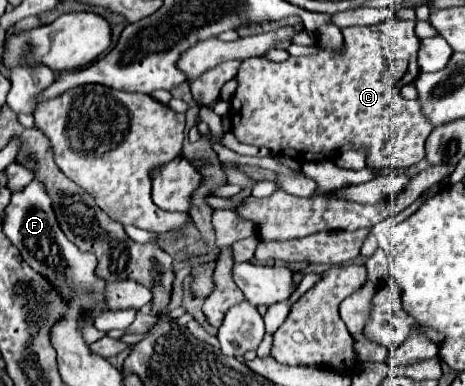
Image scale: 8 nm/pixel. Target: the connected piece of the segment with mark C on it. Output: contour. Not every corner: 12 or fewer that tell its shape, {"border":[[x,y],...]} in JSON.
{"border":[[415,20],[235,76],[237,140],[297,162],[425,158]]}

